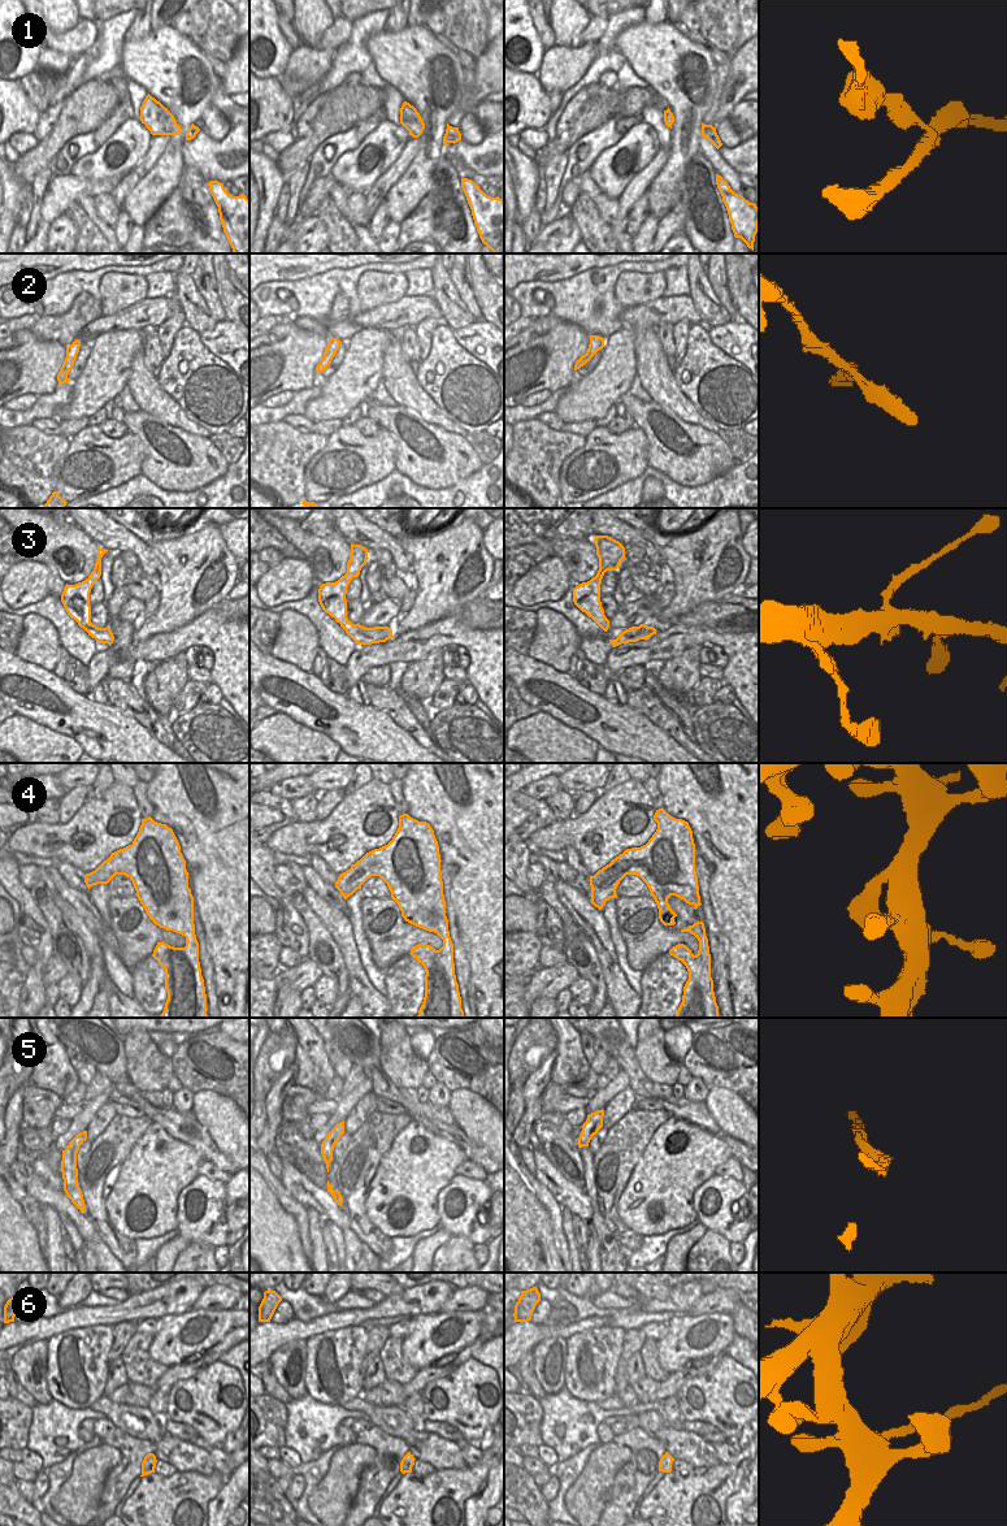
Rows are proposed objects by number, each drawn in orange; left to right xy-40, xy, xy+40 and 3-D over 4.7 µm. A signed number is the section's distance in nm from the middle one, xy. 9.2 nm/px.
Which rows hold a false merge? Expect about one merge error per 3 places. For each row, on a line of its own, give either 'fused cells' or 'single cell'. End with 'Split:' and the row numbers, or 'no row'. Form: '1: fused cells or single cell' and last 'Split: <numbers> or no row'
1: single cell
2: single cell
3: single cell
4: single cell
5: single cell
6: fused cells
Split: 6

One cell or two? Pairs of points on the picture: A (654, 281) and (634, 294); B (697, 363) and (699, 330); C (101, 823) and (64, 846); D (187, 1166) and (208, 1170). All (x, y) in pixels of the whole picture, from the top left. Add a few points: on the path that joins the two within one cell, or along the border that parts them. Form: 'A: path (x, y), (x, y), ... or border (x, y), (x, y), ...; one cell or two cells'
A: path (651, 287), (649, 295), (641, 294); one cell
B: path (699, 355), (699, 338); one cell
C: path (90, 827), (76, 827), (70, 835); one cell
D: border (202, 1160), (196, 1174); two cells

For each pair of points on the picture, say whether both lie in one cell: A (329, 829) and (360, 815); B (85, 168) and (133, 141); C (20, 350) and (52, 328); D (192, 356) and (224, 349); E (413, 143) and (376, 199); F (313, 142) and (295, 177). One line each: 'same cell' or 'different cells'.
A: same cell
B: same cell
C: different cells
D: different cells
E: same cell
F: different cells

